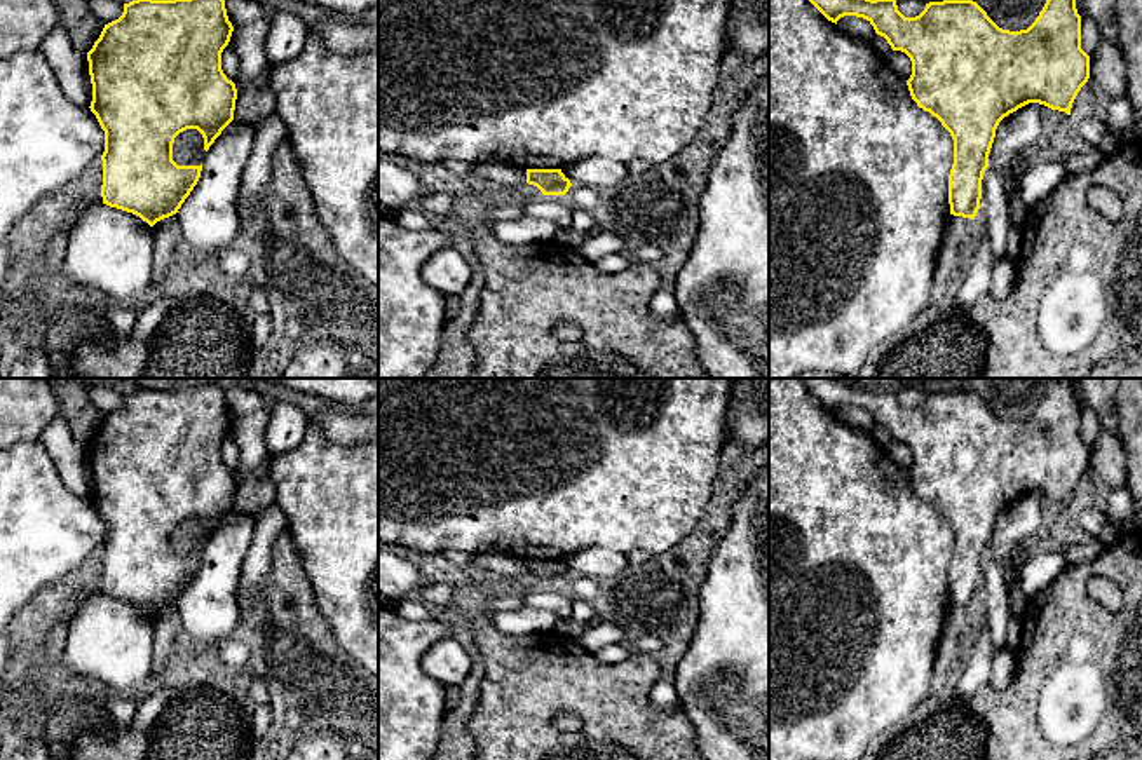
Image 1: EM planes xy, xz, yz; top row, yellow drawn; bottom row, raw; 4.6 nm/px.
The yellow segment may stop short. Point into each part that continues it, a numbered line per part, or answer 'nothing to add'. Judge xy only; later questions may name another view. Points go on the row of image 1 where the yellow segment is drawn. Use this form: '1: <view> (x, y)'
nothing to add

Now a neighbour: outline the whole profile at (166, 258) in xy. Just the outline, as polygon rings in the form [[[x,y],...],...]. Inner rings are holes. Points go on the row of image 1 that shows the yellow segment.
[[[176,214],[153,225],[152,286],[164,291],[171,274],[181,268],[181,232]]]

